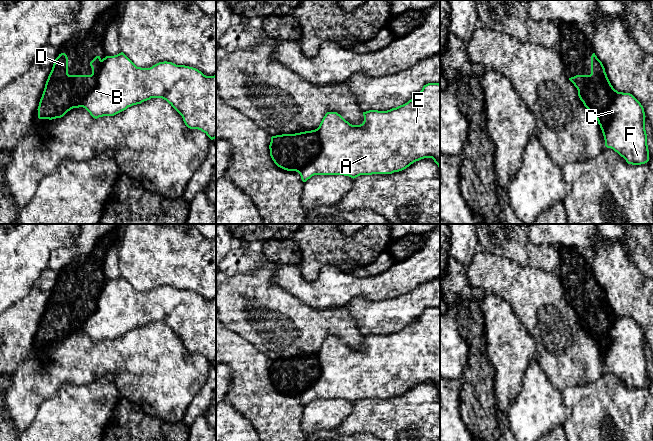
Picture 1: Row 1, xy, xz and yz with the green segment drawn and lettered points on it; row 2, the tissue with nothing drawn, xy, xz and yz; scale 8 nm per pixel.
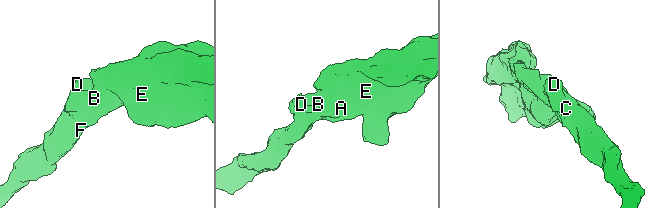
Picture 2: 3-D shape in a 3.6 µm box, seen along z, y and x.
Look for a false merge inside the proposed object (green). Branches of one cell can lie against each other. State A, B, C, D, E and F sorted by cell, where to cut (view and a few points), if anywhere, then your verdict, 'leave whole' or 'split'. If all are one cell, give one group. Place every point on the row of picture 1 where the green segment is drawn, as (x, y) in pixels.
A B C E F / D; cut in xz along (316, 129), (312, 142), (300, 142), (289, 154), (290, 170); split

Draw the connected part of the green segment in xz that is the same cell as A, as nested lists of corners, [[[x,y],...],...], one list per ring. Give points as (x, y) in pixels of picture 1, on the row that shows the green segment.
[[[428,83],[423,86],[422,90],[407,103],[400,105],[396,108],[392,108],[387,111],[369,110],[363,112],[364,121],[360,125],[352,125],[346,121],[337,112],[327,112],[323,117],[319,127],[316,129],[316,138],[313,143],[300,143],[294,150],[289,154],[288,157],[288,168],[291,171],[296,171],[300,174],[303,182],[306,182],[314,175],[344,175],[351,178],[356,178],[360,175],[372,175],[372,174],[392,174],[394,172],[399,172],[416,161],[424,158],[432,158],[434,162],[440,168],[440,84],[439,83]]]

